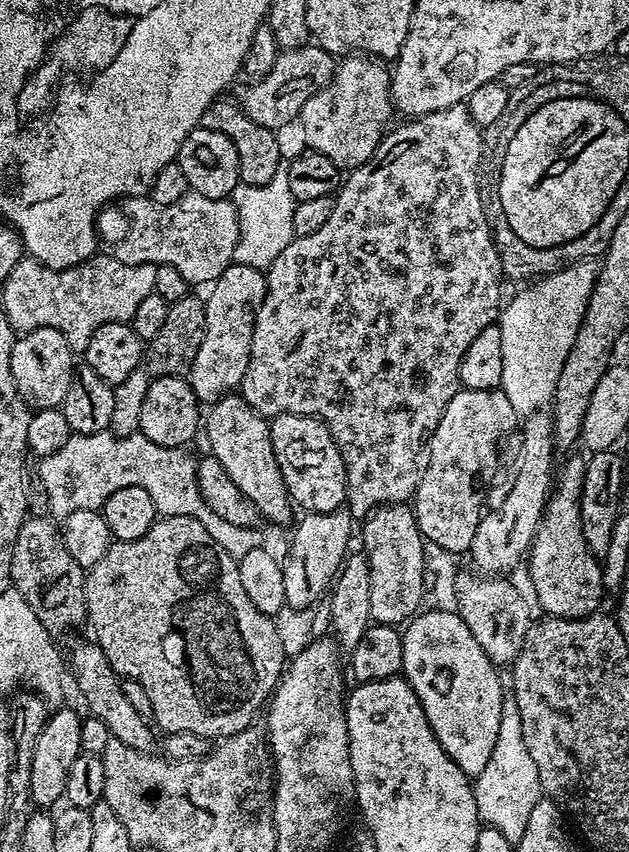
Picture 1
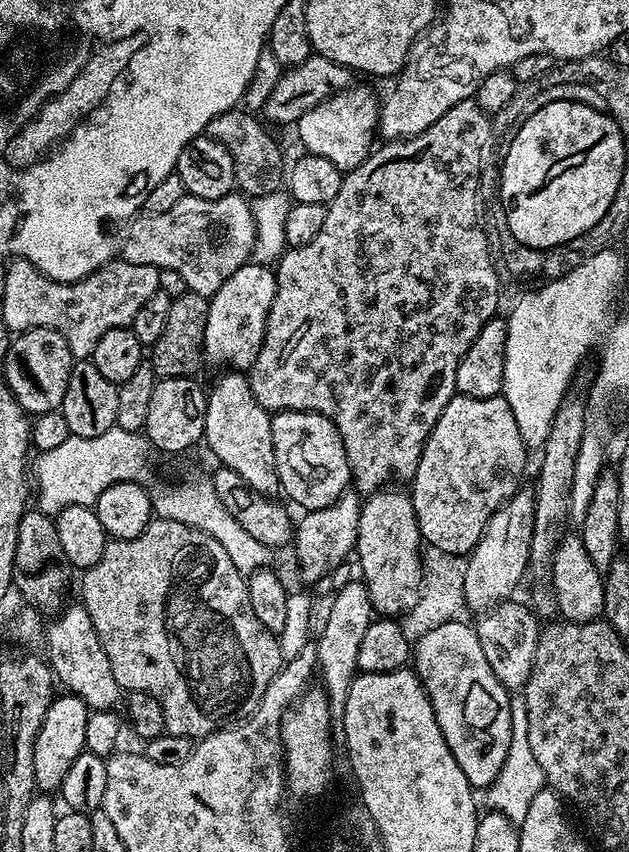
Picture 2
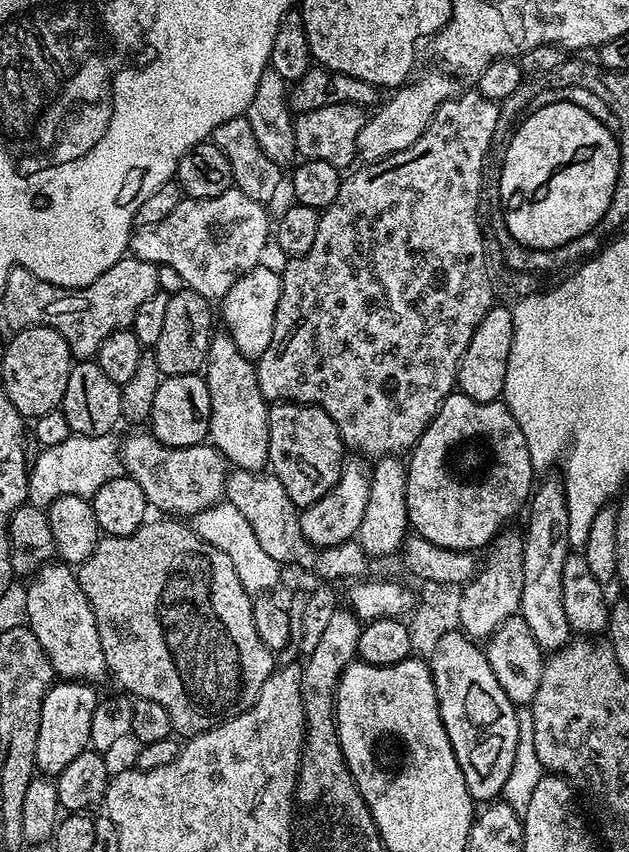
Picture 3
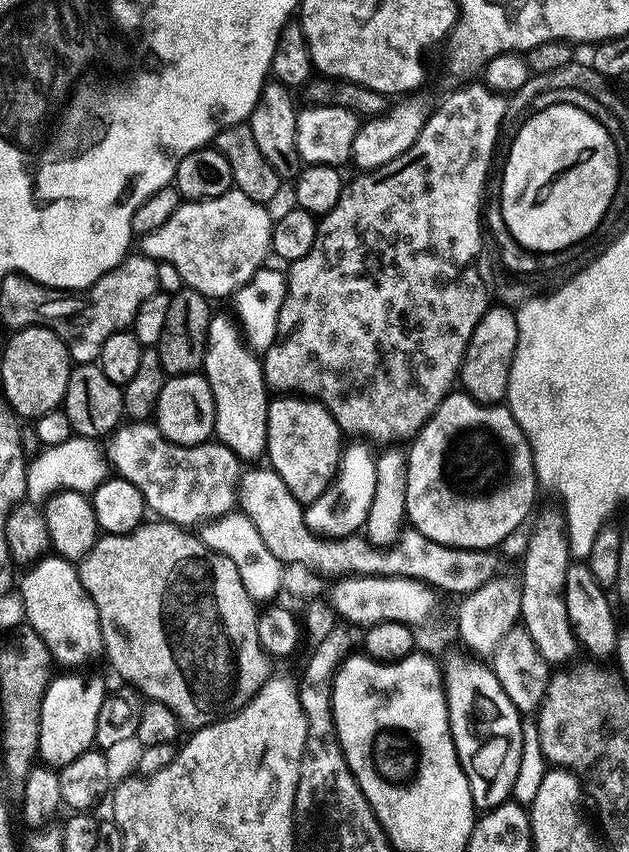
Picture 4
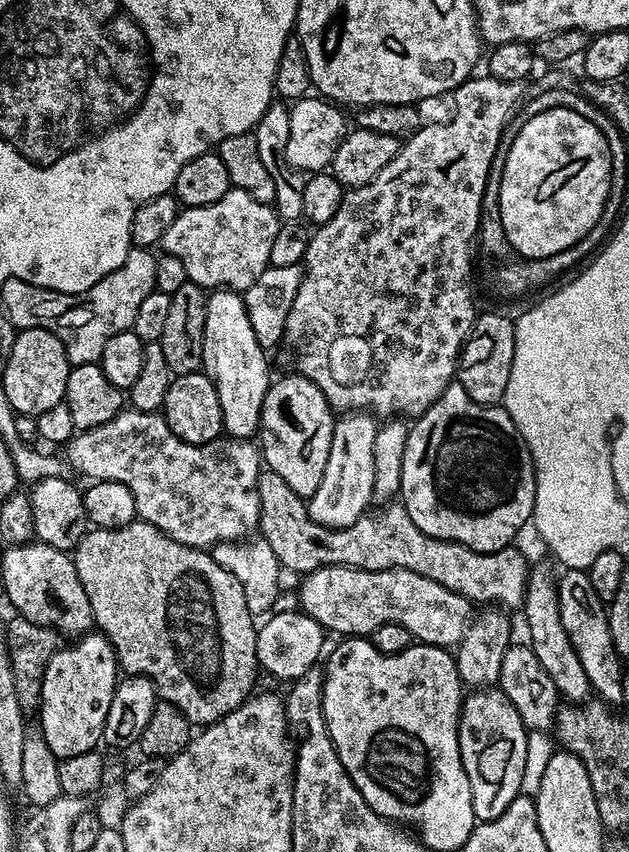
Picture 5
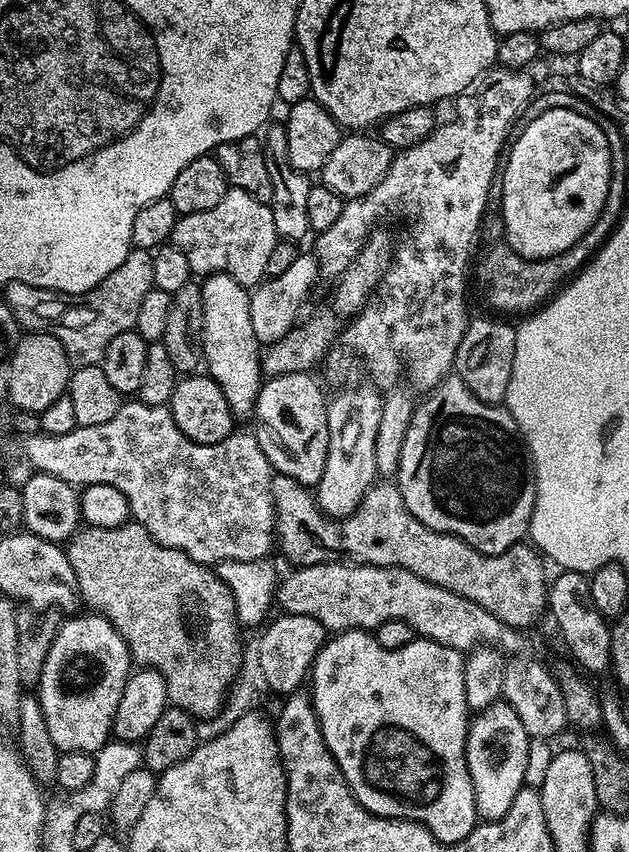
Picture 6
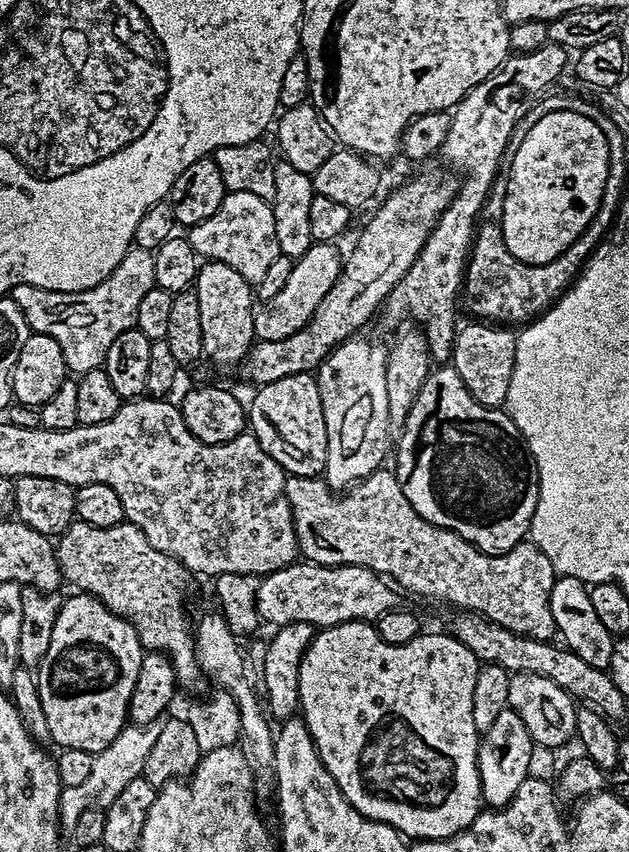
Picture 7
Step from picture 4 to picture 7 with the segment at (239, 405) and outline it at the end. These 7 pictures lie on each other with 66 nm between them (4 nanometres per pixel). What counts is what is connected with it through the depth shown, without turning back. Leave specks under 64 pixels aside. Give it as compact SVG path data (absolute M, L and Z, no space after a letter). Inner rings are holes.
M217 260L201 263L200 273L196 275L195 290L198 294L198 310L202 314L202 346L204 356L216 364L239 365L248 355L254 341L254 300L253 285L238 274L238 270L230 270Z

